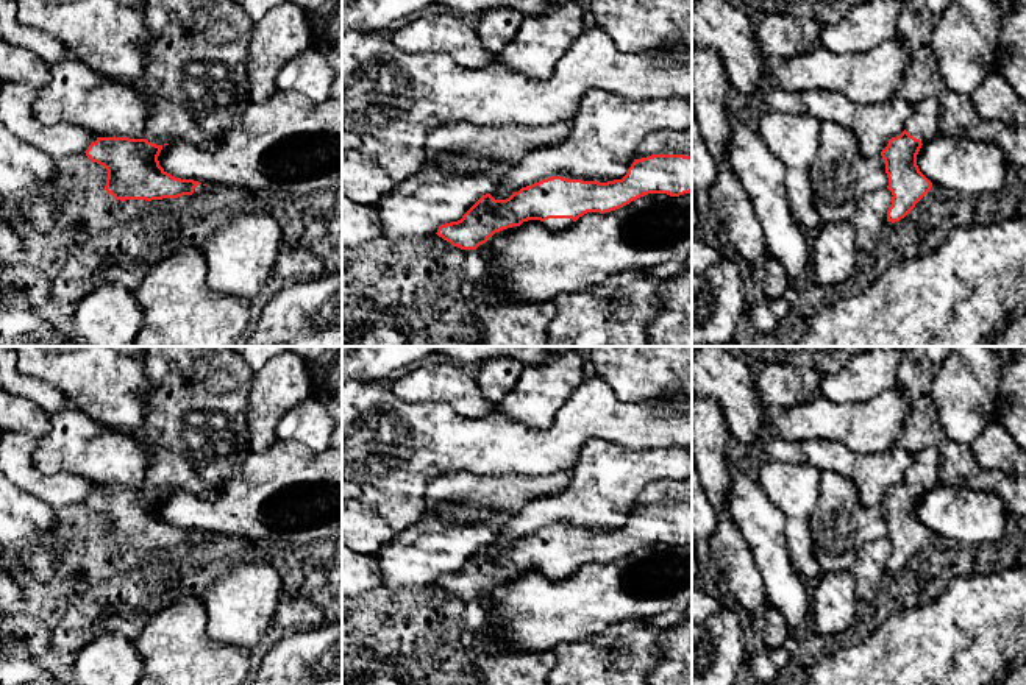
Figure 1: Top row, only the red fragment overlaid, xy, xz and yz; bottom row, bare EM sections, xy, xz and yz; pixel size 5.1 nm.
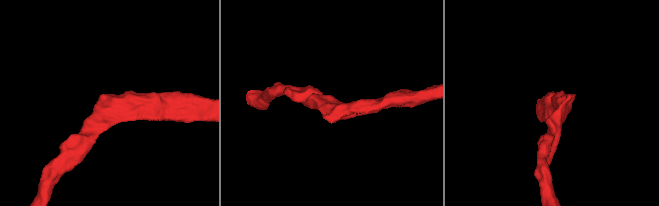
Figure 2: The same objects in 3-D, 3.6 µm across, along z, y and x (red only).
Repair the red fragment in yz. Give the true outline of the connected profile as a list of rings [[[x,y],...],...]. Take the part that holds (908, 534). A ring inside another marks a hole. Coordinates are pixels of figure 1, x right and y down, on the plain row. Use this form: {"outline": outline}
{"outline": [[[924,448],[915,459],[906,479],[892,487],[881,501],[892,541],[887,571],[900,571],[931,540],[932,532],[920,521],[917,504],[923,493],[935,488],[939,482],[940,457],[937,449]]]}

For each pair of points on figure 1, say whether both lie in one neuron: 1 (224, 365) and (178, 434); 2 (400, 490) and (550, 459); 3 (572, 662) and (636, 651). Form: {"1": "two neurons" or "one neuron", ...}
{"1": "one neuron", "2": "one neuron", "3": "one neuron"}

